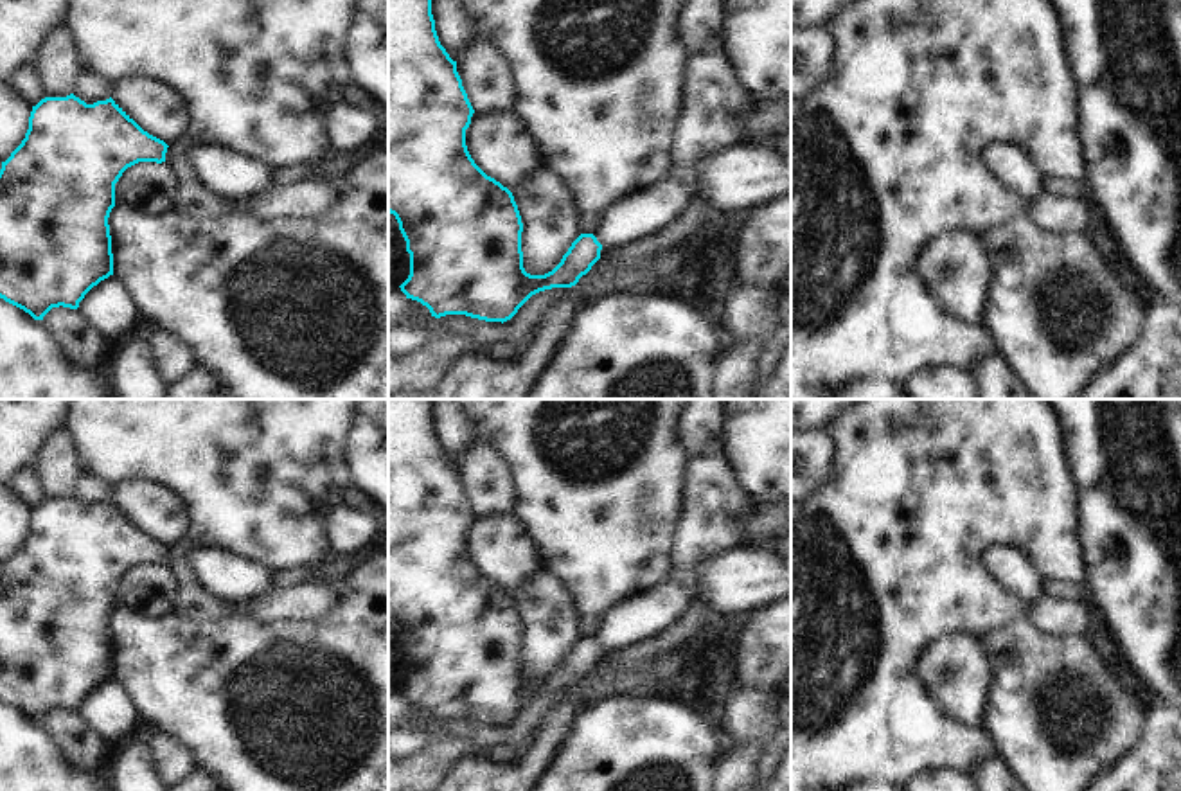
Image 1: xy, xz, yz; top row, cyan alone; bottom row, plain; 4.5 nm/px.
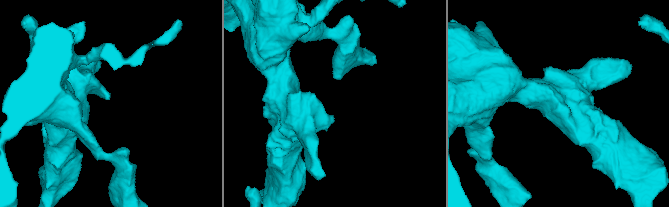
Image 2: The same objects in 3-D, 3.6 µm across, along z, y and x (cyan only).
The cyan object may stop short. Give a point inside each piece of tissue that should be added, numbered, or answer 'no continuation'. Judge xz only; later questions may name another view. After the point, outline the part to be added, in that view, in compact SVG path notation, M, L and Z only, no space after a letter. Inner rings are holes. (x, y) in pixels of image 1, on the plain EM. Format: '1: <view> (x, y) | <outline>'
1: xz (714, 502) | M687 399L679 413L676 430L687 451L687 476L669 577L600 615L595 640L604 651L620 651L660 635L696 599L701 566L728 550L746 548L741 518L751 498L724 453L721 404L723 399Z

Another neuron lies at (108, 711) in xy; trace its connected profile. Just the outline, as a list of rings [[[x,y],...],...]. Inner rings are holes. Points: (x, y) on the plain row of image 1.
[[[115,678],[93,689],[77,712],[111,750],[142,733],[140,715]]]

